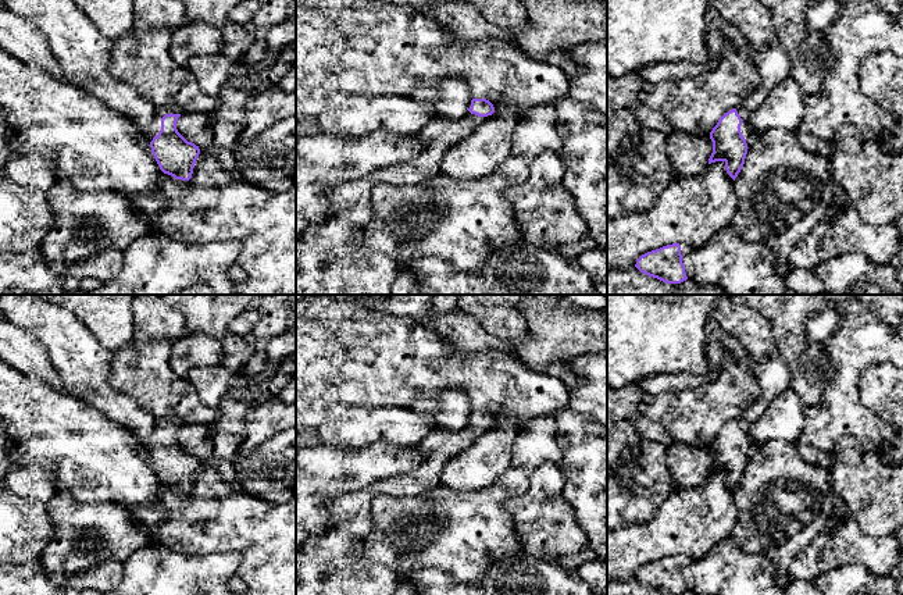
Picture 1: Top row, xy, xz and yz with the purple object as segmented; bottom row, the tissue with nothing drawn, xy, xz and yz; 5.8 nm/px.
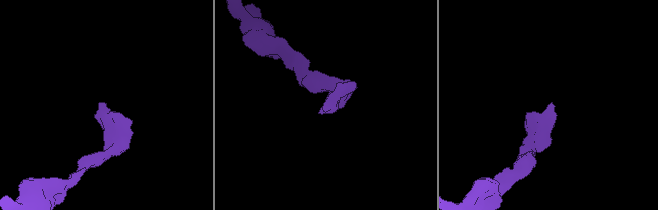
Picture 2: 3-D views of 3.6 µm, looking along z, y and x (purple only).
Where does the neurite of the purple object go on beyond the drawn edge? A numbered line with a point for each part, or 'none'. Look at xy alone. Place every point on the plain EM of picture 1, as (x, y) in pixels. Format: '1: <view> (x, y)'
1: xy (154, 438)

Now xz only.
1: xz (352, 512)

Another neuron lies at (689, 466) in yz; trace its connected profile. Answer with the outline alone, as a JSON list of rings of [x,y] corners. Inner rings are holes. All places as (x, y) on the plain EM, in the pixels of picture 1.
[[[672,442],[667,448],[665,463],[677,491],[699,487],[707,480],[713,464],[710,443],[703,448],[695,448]]]

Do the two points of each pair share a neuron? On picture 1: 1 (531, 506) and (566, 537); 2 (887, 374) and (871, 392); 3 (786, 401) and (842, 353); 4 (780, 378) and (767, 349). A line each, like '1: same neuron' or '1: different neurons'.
1: same neuron
2: same neuron
3: different neurons
4: same neuron

